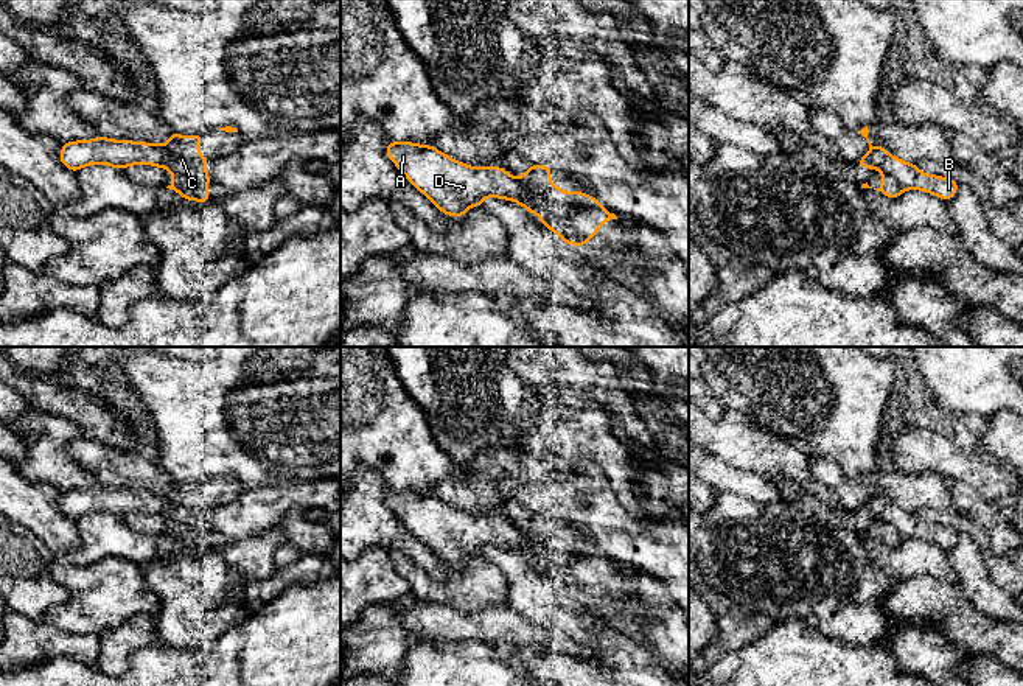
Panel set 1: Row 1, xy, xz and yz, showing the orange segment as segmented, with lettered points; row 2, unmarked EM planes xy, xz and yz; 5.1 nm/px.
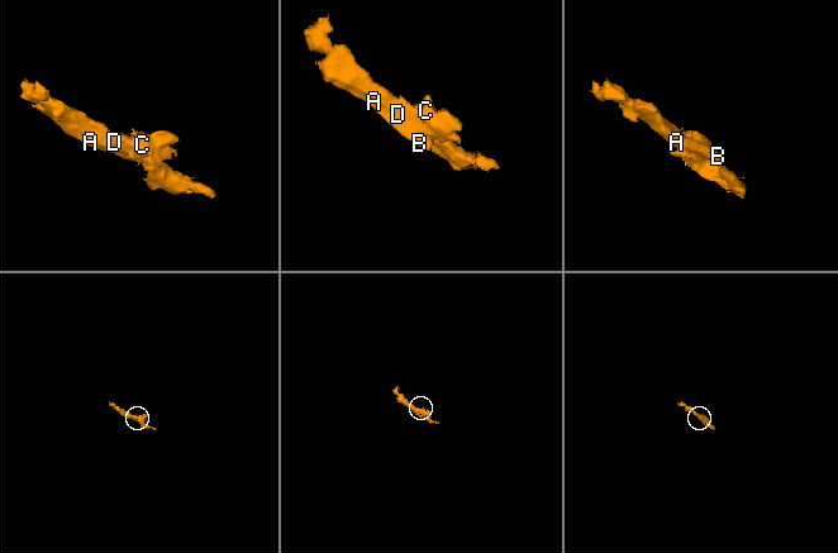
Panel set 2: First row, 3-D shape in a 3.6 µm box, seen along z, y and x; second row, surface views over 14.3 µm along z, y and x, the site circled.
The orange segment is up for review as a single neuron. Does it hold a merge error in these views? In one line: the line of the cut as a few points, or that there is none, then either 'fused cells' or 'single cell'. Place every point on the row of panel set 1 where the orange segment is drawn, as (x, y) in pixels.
xy (151, 143), (160, 145), (167, 151), (167, 159), (160, 165) | fused cells

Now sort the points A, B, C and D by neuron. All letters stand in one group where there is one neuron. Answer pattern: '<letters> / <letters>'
A B D / C

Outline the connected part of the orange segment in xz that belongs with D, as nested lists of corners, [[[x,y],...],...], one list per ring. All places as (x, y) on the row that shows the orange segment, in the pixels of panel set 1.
[[[389,142],[386,156],[446,216],[462,218],[485,198],[525,199],[525,187],[499,165],[476,168],[414,142]]]

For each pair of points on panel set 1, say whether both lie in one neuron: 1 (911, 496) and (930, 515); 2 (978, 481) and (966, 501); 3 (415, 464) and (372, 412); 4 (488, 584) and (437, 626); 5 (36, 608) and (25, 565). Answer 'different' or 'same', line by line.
1: different
2: different
3: same
4: different
5: same

